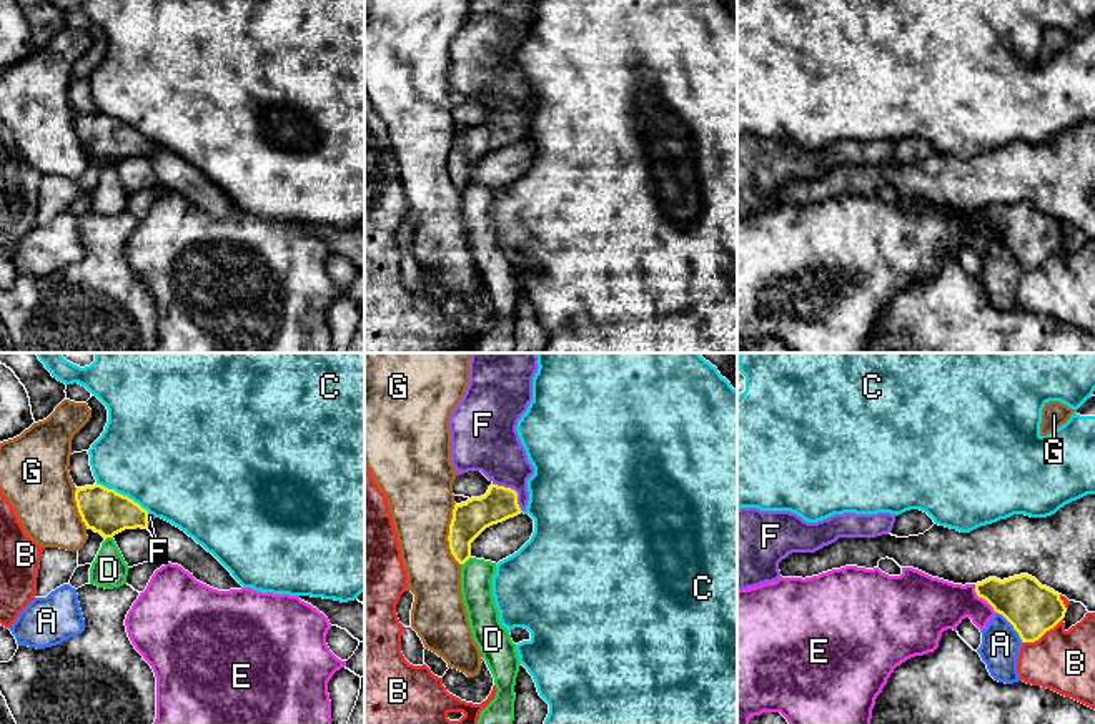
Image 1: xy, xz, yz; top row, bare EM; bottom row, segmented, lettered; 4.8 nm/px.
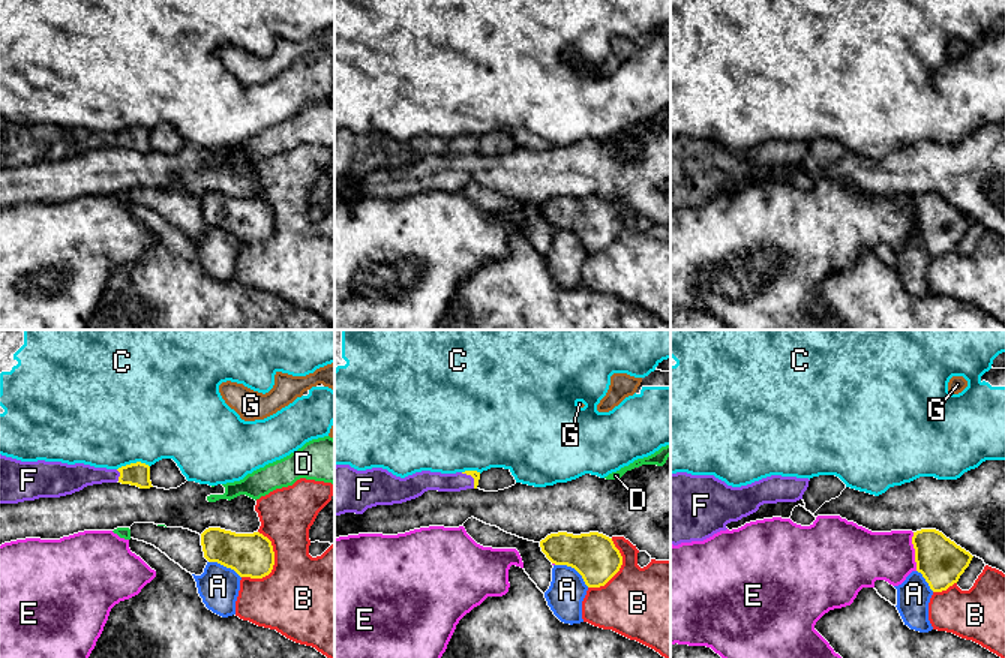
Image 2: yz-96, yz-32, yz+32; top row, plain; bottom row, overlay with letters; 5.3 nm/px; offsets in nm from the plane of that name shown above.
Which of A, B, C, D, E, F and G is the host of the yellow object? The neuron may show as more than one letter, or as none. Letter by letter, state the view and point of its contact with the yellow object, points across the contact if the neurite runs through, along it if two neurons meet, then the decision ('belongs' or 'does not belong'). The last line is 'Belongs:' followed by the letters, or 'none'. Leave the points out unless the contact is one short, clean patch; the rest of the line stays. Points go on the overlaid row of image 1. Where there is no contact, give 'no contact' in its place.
A: yz (1014, 628) | does not belong
B: yz (1042, 634) | does not belong
C: xy (122, 495) | does not belong
D: xy (109, 536) | does not belong
E: yz (984, 598) | does not belong
F: xz (515, 491) | across xz (471, 518), (496, 506), (515, 491), (493, 446) | belongs
G: xz (450, 535) | along xz (455, 503), (448, 548), (461, 565) | does not belong
Belongs: F

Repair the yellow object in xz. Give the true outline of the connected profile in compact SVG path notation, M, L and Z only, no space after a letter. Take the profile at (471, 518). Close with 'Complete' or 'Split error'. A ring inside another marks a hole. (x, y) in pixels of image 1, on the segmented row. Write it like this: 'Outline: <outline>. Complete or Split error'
Outline: M471 353L469 384L449 416L451 464L458 474L481 471L493 484L484 496L454 504L448 541L459 564L471 558L471 543L486 528L528 508L528 479L534 474L534 468L516 426L533 401L533 378L538 368L536 353Z. Split error

